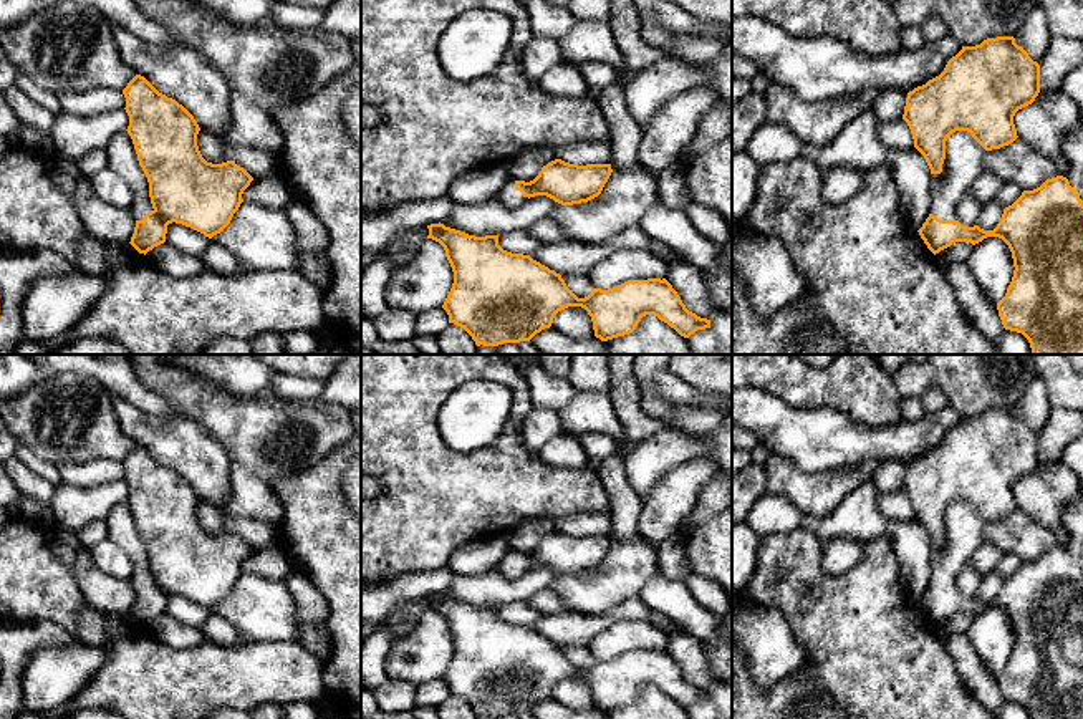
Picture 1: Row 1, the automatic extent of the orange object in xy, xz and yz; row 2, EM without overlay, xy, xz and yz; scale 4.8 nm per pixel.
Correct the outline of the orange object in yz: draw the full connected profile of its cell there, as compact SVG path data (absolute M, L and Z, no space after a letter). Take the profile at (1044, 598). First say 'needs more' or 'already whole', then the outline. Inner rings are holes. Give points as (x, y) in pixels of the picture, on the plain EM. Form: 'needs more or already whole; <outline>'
needs more; M1013 408L962 417L939 447L907 464L902 490L932 545L931 585L917 603L934 626L955 613L975 616L987 608L1002 610L1015 638L1007 664L997 674L1004 699L1022 704L1030 719L1083 719L1083 572L1068 550L1057 547L1023 562L1004 580L994 601L965 598L955 588L957 573L982 543L987 524L1018 509L1013 487L1038 464L1040 436Z

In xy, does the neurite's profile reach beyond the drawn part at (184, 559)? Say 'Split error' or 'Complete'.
Split error

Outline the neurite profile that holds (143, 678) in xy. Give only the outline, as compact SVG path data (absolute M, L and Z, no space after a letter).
M144 625L129 636L101 646L108 659L60 711L22 712L17 719L55 719L79 709L108 709L123 719L205 719L219 707L250 711L263 702L318 702L325 699L325 663L300 639L245 643L229 648L205 641L176 649L154 638Z

